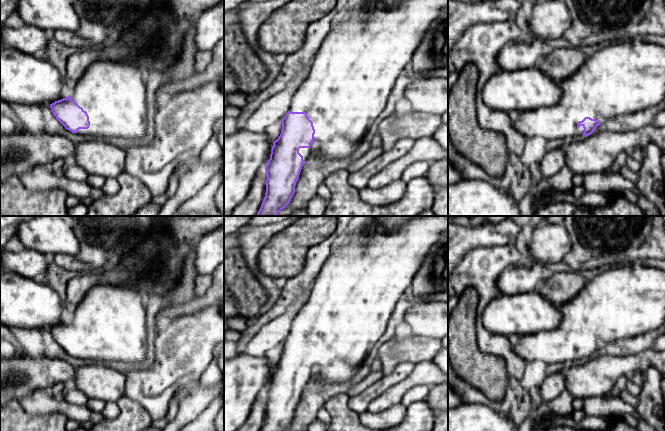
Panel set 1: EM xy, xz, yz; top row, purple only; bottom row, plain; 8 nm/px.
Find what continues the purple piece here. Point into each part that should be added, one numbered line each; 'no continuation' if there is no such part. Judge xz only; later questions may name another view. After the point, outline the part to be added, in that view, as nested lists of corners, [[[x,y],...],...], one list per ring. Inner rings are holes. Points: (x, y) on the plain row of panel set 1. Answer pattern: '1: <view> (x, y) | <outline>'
1: xz (351, 300) | [[[368,216],[365,222],[350,231],[343,243],[336,249],[332,250],[330,256],[322,266],[318,276],[313,282],[311,287],[309,298],[306,303],[299,309],[297,315],[292,321],[289,336],[306,336],[309,343],[313,346],[315,353],[314,366],[310,372],[300,372],[299,377],[303,380],[303,384],[306,386],[310,378],[316,375],[323,385],[339,384],[348,381],[358,371],[361,363],[373,349],[377,341],[382,337],[386,330],[388,320],[401,297],[405,294],[406,290],[411,285],[411,282],[423,263],[428,251],[438,241],[441,233],[448,228],[448,216],[421,216],[413,218],[404,223],[397,230],[391,232],[383,232],[378,230],[373,222],[373,216]]]

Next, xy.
1: xy (113, 318) | [[[98,285],[88,291],[74,314],[72,323],[87,336],[90,350],[76,358],[97,362],[138,363],[148,349],[146,309],[143,295],[133,288]]]

